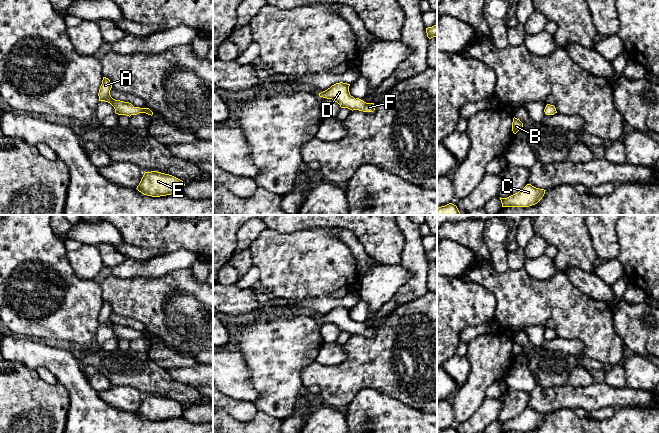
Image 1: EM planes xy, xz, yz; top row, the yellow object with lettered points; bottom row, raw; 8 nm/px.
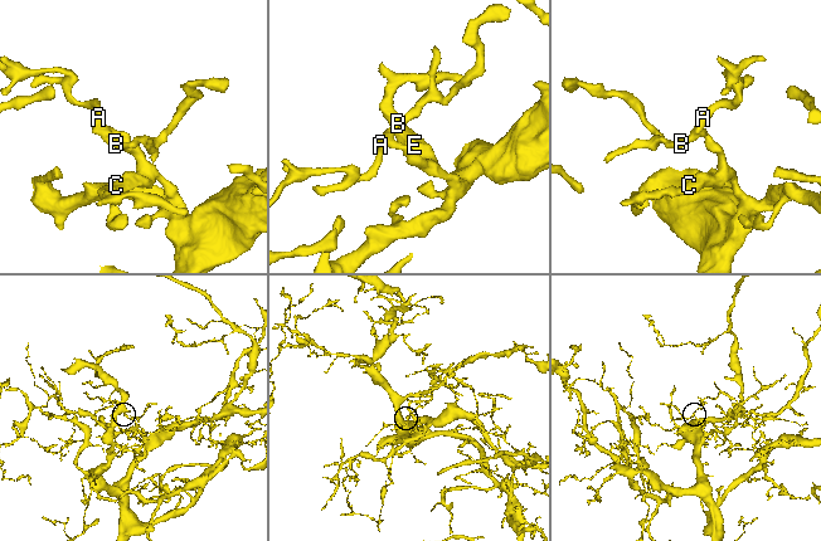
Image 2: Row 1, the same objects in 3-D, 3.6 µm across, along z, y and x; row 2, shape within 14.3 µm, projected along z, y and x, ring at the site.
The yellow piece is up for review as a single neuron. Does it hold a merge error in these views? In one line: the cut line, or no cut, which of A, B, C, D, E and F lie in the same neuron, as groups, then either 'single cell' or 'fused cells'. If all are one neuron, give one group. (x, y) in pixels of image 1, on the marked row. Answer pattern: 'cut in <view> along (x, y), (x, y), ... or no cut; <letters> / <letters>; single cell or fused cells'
no cut; A B C D E F; single cell

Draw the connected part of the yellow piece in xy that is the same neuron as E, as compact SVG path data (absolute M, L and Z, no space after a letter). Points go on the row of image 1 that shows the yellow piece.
M145 172L137 190L144 195L160 197L182 193L185 184L182 180L161 172Z

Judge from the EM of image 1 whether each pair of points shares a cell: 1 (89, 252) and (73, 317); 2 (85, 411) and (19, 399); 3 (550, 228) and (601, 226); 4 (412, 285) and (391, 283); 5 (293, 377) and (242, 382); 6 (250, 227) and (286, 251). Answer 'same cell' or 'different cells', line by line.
1: different cells
2: different cells
3: different cells
4: different cells
5: different cells
6: different cells

